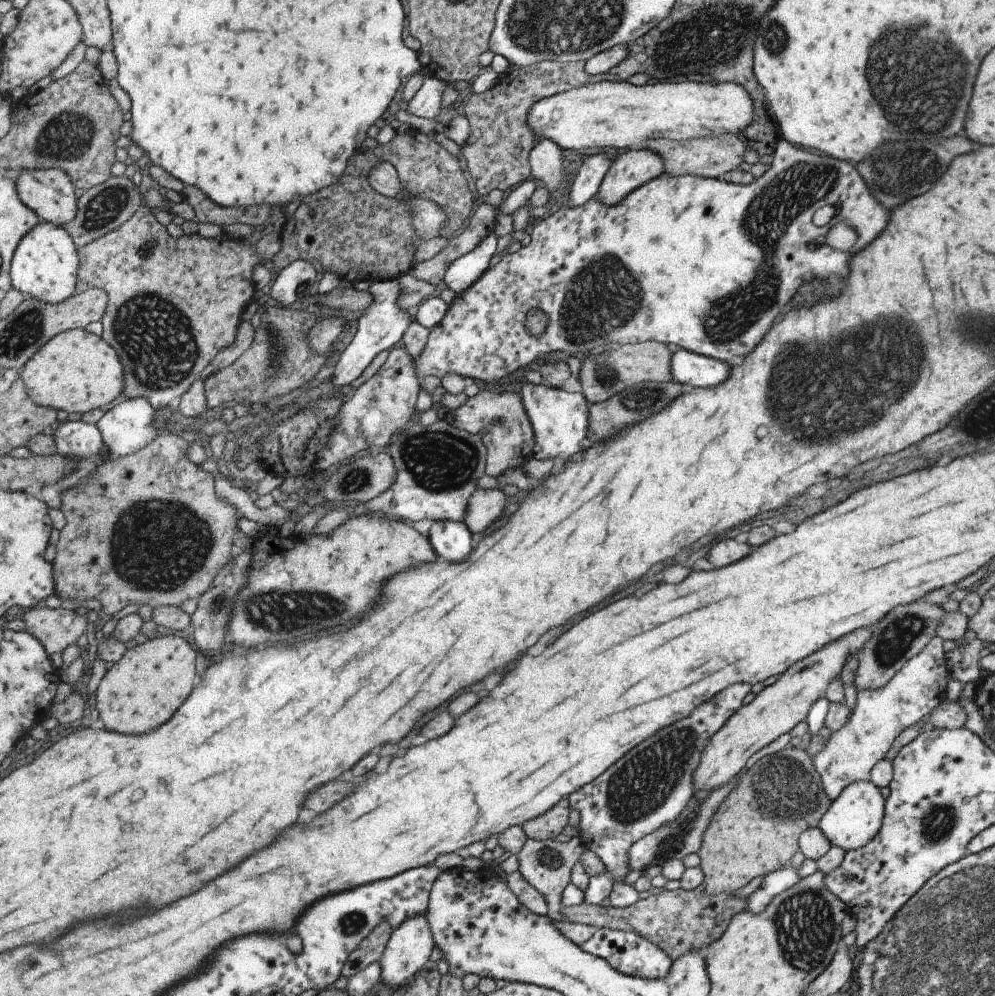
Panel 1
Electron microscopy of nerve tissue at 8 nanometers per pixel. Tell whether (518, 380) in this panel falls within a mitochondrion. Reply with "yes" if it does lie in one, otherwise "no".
no

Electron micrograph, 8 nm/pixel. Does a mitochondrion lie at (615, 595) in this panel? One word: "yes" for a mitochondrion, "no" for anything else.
no

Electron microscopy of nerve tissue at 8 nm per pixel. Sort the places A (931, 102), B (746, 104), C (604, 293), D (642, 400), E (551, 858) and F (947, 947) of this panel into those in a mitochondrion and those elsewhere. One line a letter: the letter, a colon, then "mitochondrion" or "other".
A: mitochondrion
B: other
C: mitochondrion
D: mitochondrion
E: mitochondrion
F: mitochondrion

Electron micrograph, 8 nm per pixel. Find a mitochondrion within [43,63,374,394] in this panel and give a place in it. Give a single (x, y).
(106, 206)

